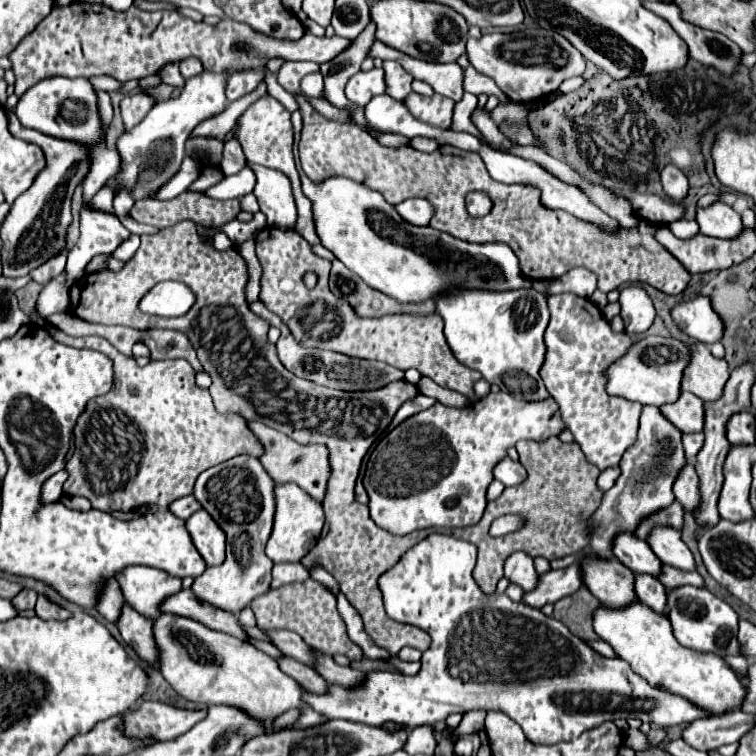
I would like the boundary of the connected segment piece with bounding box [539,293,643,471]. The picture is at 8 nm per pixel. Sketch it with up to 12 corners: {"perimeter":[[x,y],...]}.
{"perimeter":[[547,299],[539,371],[587,461],[619,465],[639,403],[603,371],[631,347],[599,307]]}

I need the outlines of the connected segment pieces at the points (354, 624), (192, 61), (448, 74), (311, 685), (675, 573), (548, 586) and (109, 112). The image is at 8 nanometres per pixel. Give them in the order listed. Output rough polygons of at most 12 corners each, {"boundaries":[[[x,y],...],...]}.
{"boundaries":[[[337,595],[337,609],[347,625],[351,641],[373,653],[371,659],[389,659],[385,649],[369,639],[361,615]],[[189,57],[179,63],[185,79],[201,75],[199,59]],[[383,45],[371,59],[393,59],[435,93],[461,101],[463,69],[457,63],[429,63]],[[279,657],[283,673],[293,677],[301,687],[323,693],[325,679],[291,657]],[[663,565],[659,581],[665,587],[703,587],[697,571]],[[579,561],[547,571],[523,603],[541,609],[581,587]],[[97,91],[99,113],[107,127],[113,117],[111,99],[107,93]]]}

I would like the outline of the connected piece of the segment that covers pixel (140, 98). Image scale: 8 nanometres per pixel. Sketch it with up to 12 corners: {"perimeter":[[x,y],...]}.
{"perimeter":[[149,93],[127,95],[121,101],[125,129],[139,123],[153,107]]}

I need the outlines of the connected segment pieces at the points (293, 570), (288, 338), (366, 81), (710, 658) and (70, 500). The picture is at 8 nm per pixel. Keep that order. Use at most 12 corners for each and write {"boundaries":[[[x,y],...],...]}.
{"boundaries":[[[275,563],[271,589],[309,577],[301,563]],[[261,301],[251,311],[281,329],[279,361],[297,377],[341,391],[373,391],[403,371],[299,345]],[[383,69],[359,71],[345,85],[347,99],[367,105],[385,93]],[[641,601],[593,615],[599,639],[653,687],[723,715],[745,687],[683,647]],[[63,495],[60,501],[73,510],[88,511],[84,497]]]}

